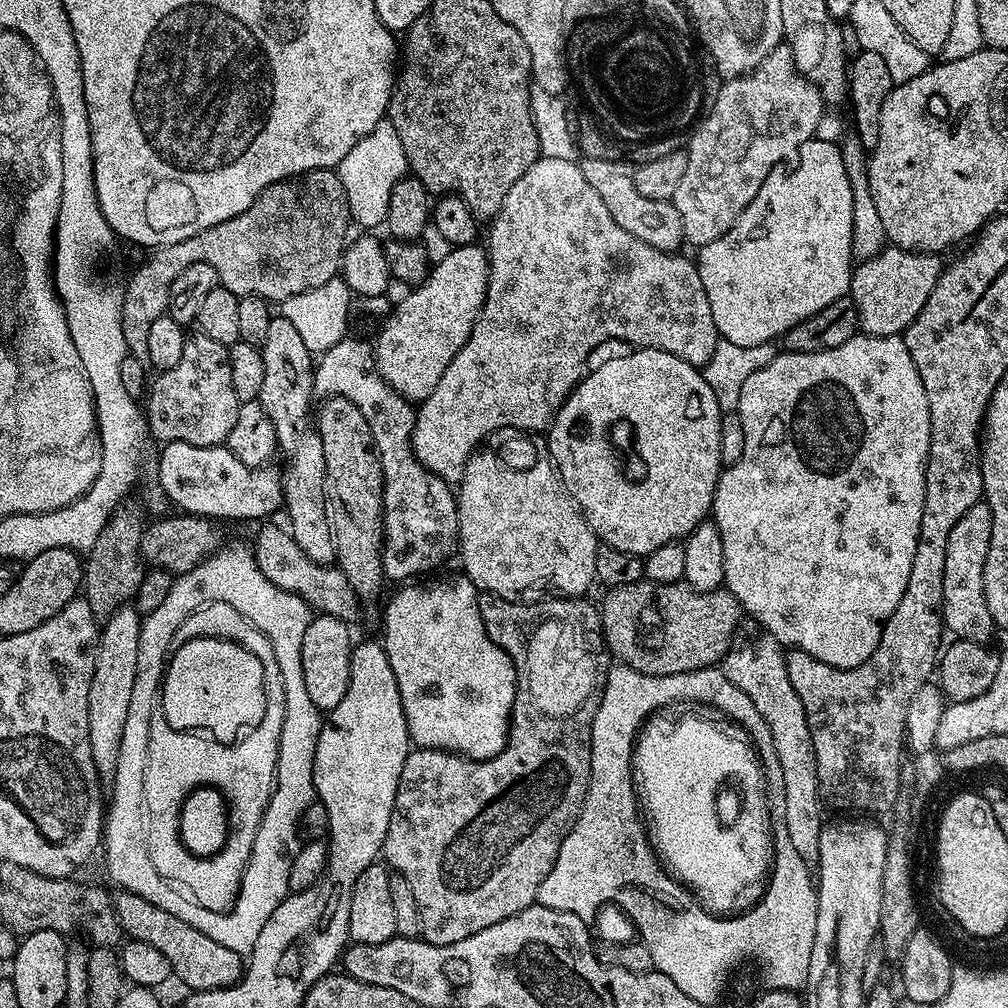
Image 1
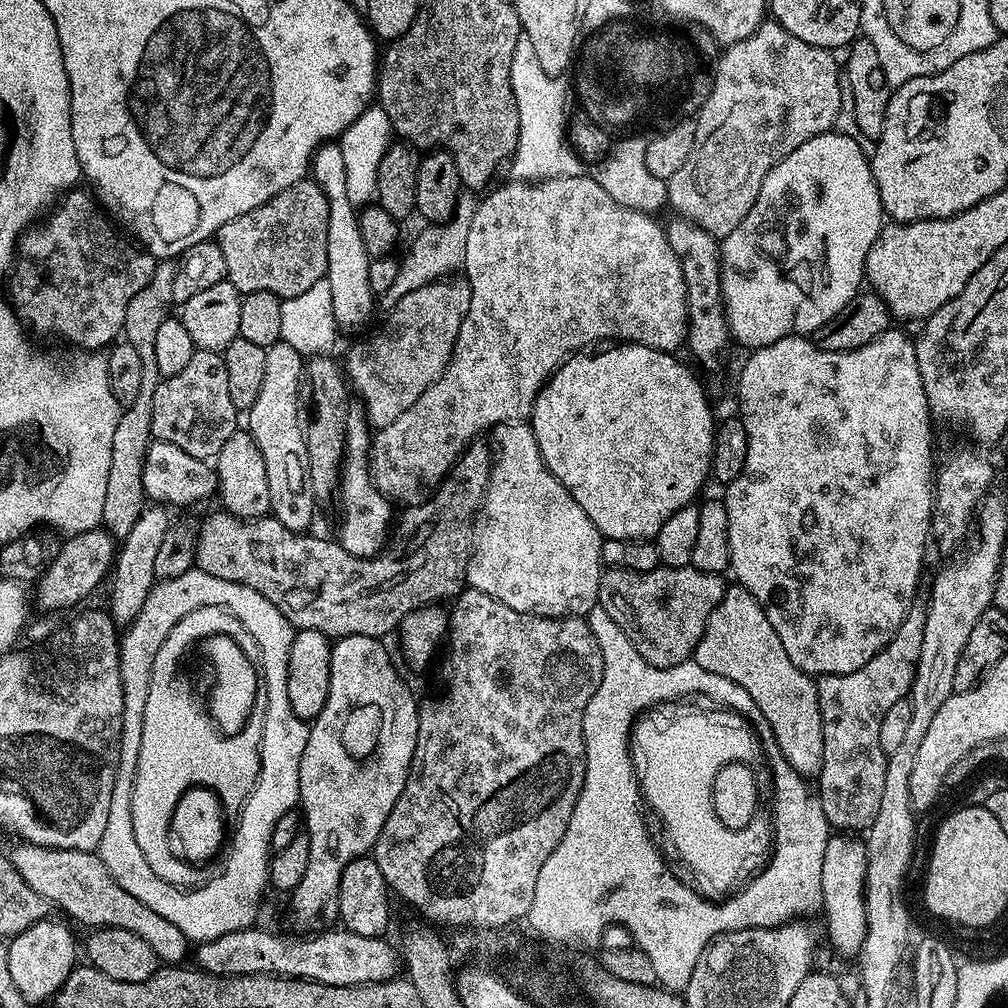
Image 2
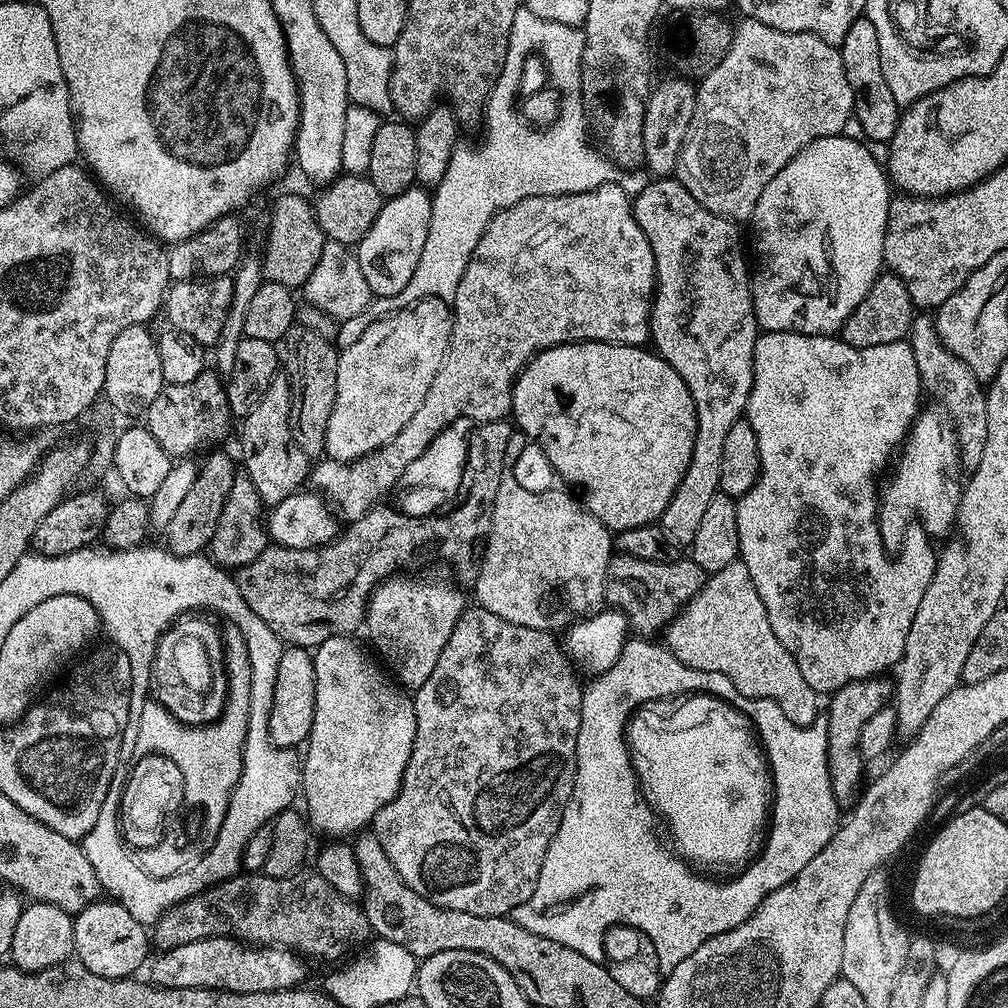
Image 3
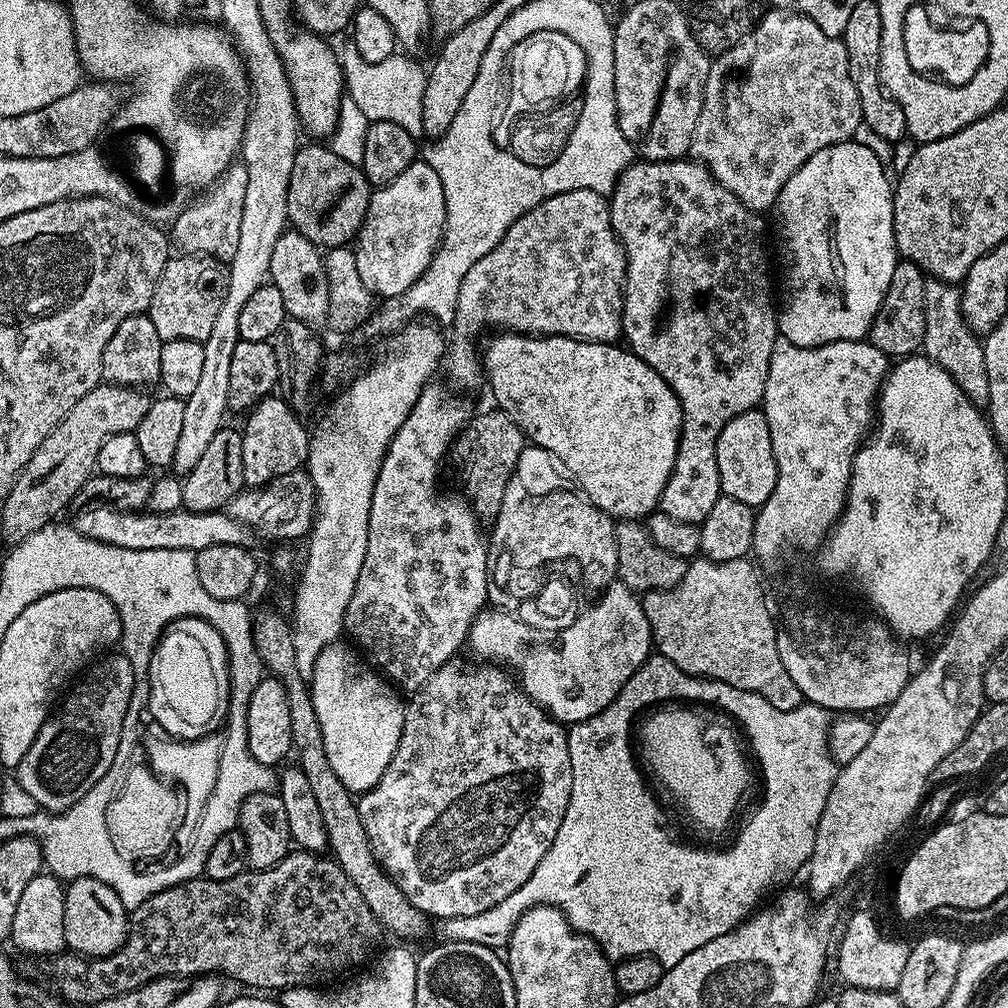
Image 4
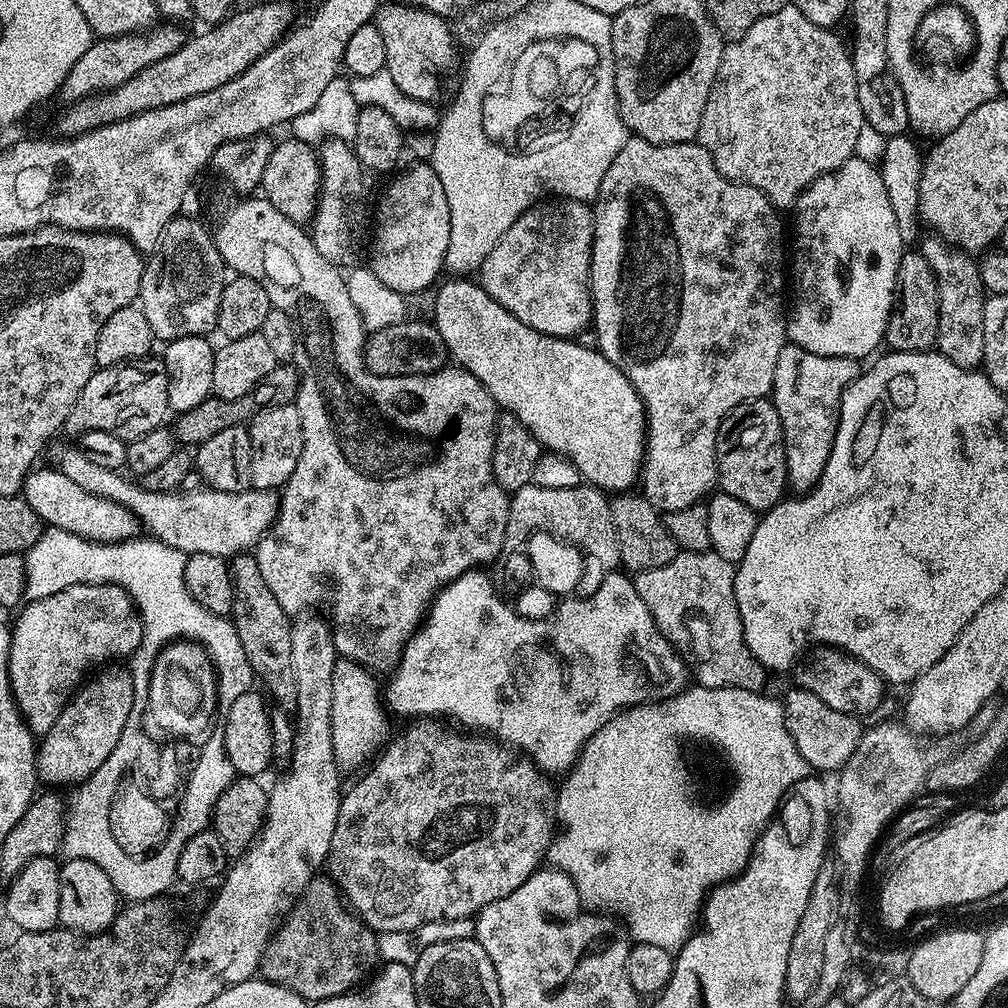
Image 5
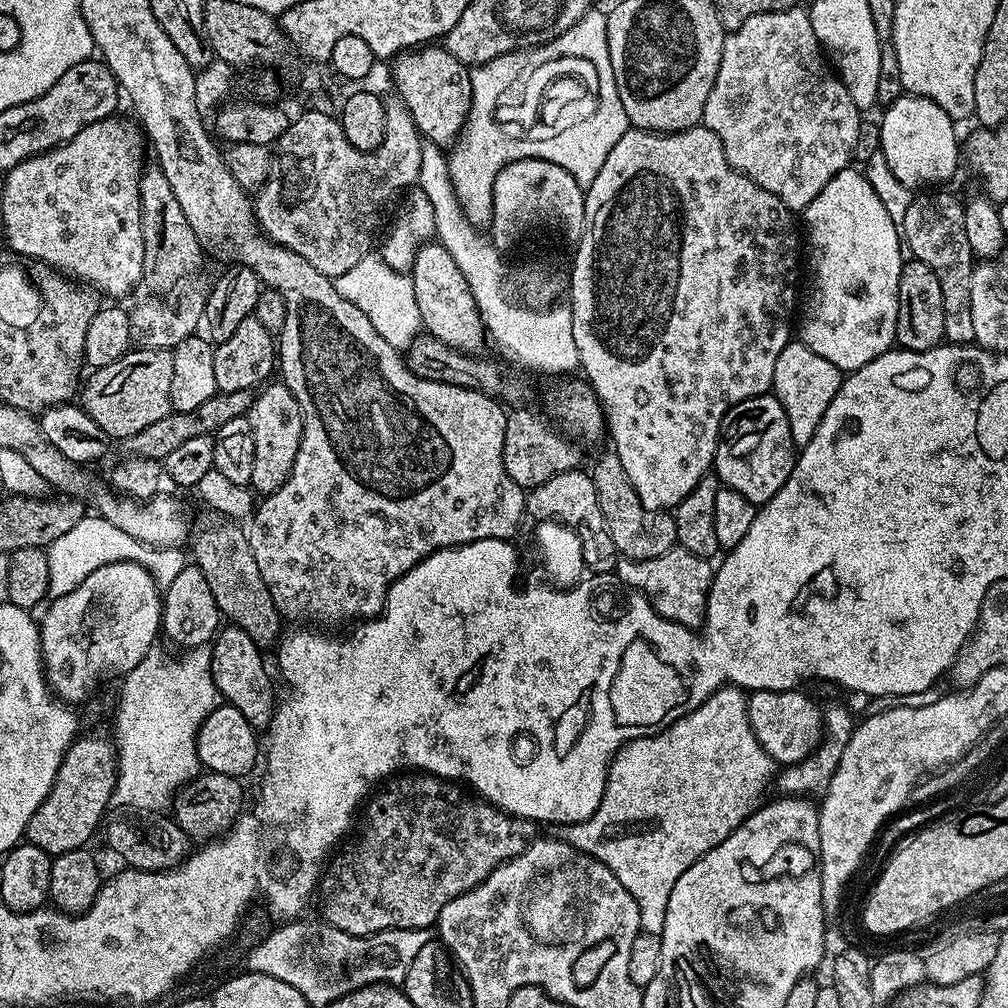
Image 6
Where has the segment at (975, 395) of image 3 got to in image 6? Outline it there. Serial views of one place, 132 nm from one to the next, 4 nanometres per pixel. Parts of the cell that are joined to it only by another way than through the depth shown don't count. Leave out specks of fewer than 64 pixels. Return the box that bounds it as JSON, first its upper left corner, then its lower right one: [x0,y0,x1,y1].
[900,190,977,344]

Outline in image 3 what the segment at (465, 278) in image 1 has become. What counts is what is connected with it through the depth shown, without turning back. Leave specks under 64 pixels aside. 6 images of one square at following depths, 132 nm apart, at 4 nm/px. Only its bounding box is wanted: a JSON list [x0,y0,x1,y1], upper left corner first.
[324,297,452,462]

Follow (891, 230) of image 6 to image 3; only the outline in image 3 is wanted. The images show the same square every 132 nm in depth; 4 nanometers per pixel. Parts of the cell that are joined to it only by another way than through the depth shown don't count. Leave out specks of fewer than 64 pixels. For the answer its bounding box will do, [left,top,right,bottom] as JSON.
[750,136,890,336]

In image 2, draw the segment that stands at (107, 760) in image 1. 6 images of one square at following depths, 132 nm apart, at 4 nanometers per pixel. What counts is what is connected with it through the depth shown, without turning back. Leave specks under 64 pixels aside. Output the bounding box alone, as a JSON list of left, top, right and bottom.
[107,506,170,626]

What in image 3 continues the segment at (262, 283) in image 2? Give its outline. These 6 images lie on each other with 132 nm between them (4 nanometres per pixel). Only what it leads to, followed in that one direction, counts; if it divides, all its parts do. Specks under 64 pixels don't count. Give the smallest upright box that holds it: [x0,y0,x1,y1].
[262,196,326,290]

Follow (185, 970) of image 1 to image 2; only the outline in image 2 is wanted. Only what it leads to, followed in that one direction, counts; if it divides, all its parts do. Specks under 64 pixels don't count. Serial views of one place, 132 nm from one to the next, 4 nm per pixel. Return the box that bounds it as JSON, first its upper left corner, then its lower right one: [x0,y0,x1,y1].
[10,842,190,966]

